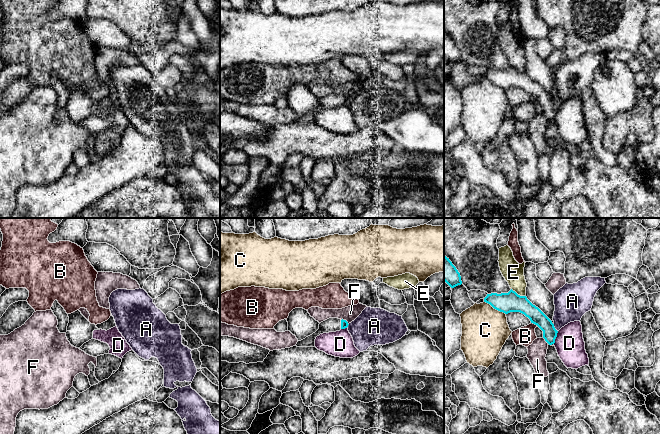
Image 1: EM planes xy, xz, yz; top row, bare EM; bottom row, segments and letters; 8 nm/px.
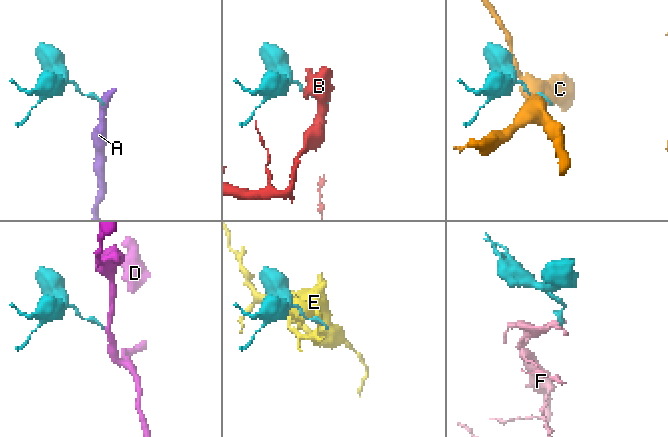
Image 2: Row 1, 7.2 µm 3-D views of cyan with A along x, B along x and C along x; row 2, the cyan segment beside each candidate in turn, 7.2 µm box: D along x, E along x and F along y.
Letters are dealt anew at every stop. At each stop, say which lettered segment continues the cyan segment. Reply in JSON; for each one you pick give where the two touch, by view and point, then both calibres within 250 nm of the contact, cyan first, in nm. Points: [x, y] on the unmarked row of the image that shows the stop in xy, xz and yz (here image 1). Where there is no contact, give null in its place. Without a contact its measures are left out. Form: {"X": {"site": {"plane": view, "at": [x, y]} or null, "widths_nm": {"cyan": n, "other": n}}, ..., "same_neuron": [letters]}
{"same_neuron": []}

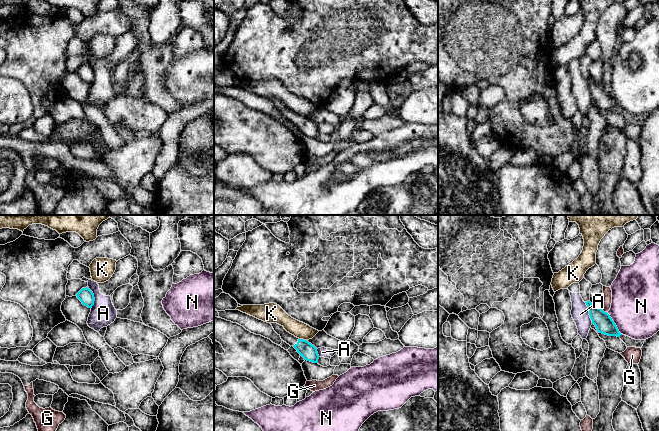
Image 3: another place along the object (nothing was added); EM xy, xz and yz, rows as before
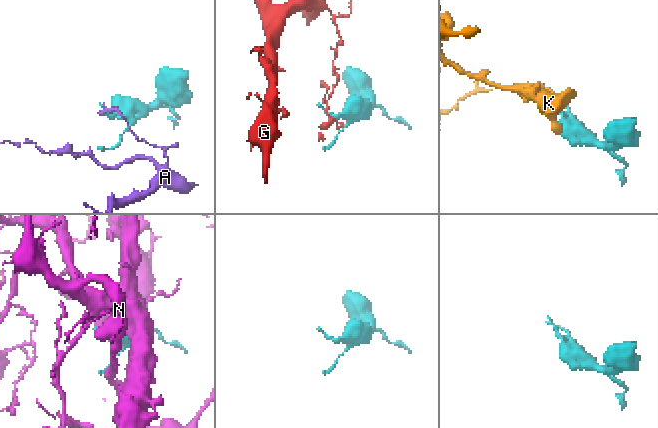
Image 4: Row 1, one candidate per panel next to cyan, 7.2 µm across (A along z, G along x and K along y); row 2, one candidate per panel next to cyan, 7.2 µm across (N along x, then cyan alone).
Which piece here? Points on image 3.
{"same_neuron": []}

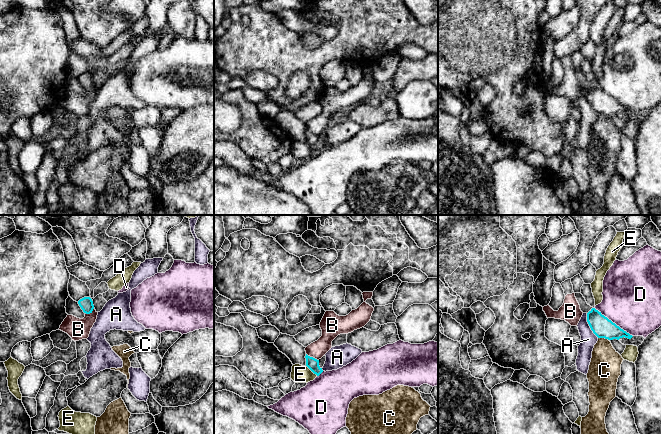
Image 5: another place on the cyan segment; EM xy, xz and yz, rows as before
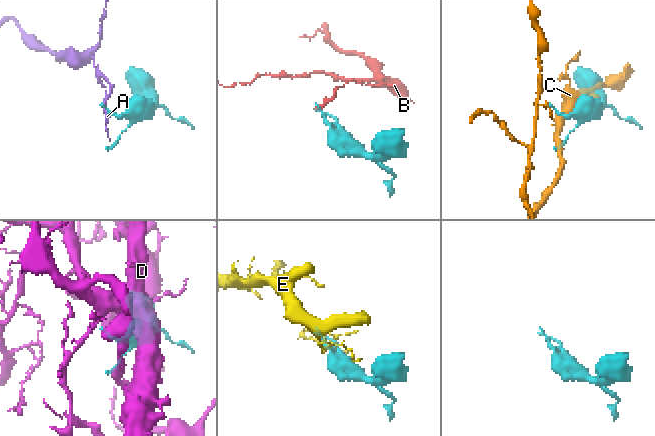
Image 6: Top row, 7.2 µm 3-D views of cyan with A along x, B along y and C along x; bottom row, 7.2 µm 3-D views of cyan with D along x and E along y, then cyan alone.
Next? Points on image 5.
{"same_neuron": []}

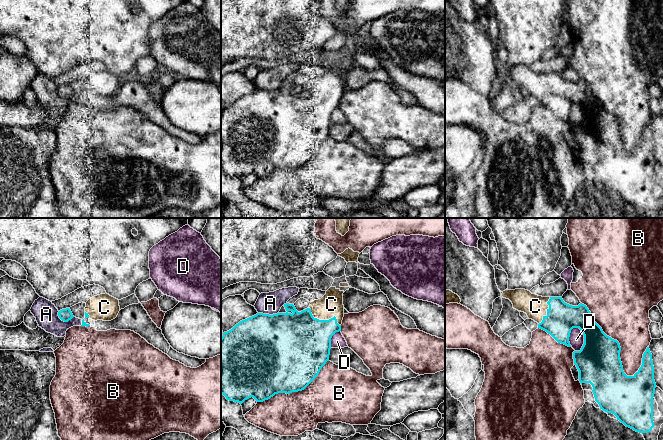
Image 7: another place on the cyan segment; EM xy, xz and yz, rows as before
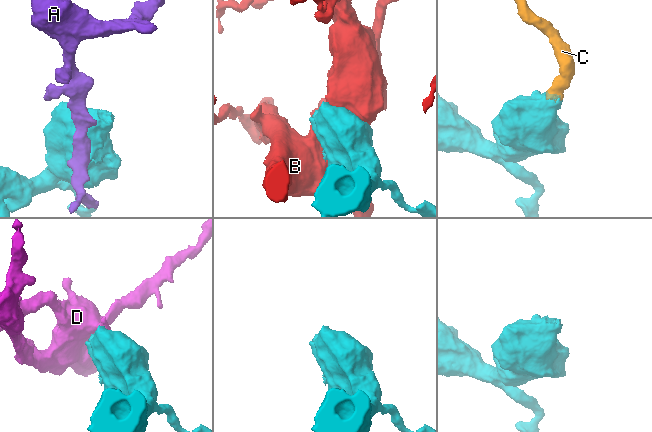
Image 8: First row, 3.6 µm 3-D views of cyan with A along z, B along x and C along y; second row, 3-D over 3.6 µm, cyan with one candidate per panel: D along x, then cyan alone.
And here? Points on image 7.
{"C": {"site": {"plane": "xz", "at": [324, 96]}, "widths_nm": {"cyan": 440, "other": 190}}, "same_neuron": ["C"]}

